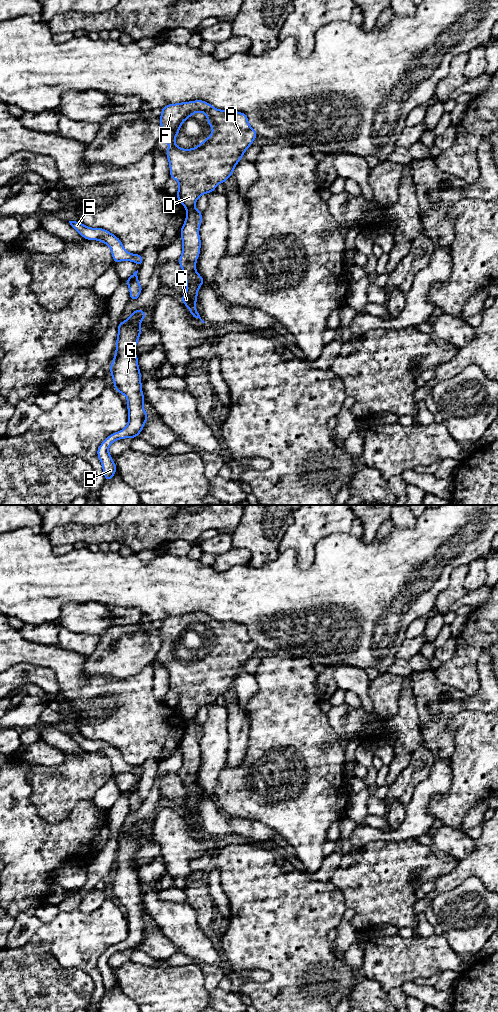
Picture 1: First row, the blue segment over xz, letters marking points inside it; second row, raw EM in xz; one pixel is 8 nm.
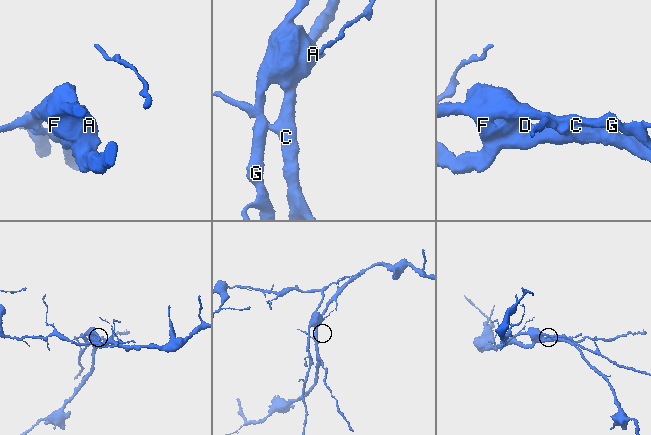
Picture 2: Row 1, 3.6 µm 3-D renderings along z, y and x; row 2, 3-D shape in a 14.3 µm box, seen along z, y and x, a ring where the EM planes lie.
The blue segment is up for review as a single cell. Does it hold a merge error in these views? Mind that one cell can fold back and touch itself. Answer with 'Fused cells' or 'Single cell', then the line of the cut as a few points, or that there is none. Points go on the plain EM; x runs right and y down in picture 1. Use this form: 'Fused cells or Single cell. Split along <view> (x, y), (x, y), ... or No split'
Fused cells. Split along xz (137, 787), (128, 796)

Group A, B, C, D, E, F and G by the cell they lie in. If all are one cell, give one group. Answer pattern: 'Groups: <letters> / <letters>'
Groups: A B D F G / C E

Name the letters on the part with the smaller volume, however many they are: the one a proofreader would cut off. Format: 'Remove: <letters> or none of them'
Remove: A, B, D, F, G

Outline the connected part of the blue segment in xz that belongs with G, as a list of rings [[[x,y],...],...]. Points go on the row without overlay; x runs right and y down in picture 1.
[[[138,821],[124,834],[118,835],[116,863],[109,882],[114,900],[119,906],[127,908],[128,936],[124,941],[110,946],[98,959],[97,968],[102,976],[105,993],[111,992],[117,983],[108,963],[109,958],[119,951],[137,949],[148,931],[148,925],[143,921],[146,912],[142,905],[138,868],[134,864],[142,842],[140,836],[146,827]]]

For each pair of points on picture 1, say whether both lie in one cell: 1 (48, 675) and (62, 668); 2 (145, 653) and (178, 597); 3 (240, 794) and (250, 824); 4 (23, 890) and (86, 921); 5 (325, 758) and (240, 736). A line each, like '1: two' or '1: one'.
1: two
2: two
3: two
4: two
5: two

